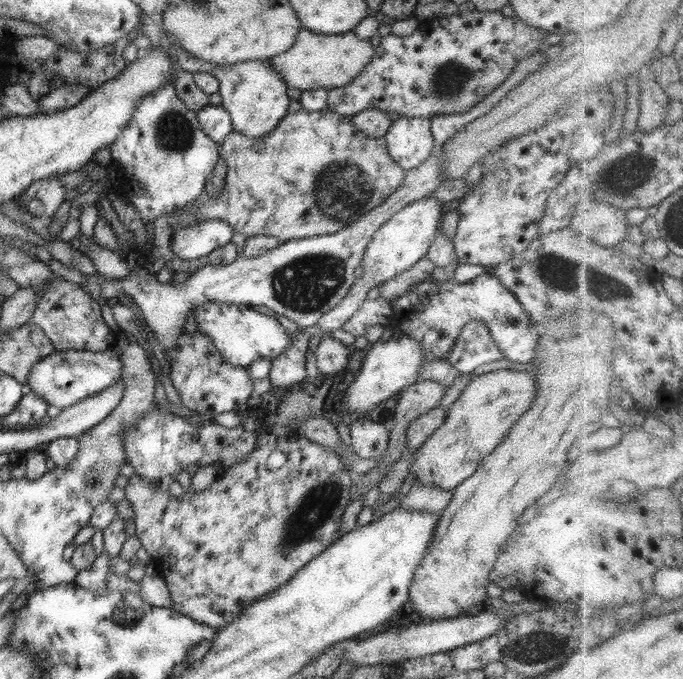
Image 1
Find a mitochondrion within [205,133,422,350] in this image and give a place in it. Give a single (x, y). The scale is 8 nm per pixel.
(305, 285)

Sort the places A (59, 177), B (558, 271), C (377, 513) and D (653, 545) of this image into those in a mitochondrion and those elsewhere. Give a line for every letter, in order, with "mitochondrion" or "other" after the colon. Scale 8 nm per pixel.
A: other
B: mitochondrion
C: other
D: other

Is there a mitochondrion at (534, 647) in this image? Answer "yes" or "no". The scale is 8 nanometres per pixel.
yes

